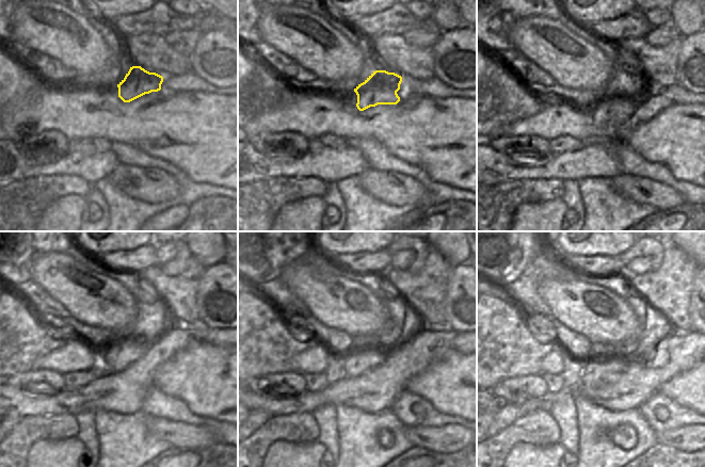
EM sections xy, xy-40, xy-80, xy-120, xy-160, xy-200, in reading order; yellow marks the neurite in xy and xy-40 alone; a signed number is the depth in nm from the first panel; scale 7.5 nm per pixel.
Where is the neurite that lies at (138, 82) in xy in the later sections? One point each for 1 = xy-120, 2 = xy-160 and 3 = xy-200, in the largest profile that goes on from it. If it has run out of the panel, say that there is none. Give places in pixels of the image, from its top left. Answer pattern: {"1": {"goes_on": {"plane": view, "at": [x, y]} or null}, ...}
{"1": {"goes_on": {"plane": "xy-120", "at": [118, 356]}}, "2": {"goes_on": {"plane": "xy-160", "at": [365, 355]}}, "3": {"goes_on": {"plane": "xy-200", "at": [596, 367]}}}

